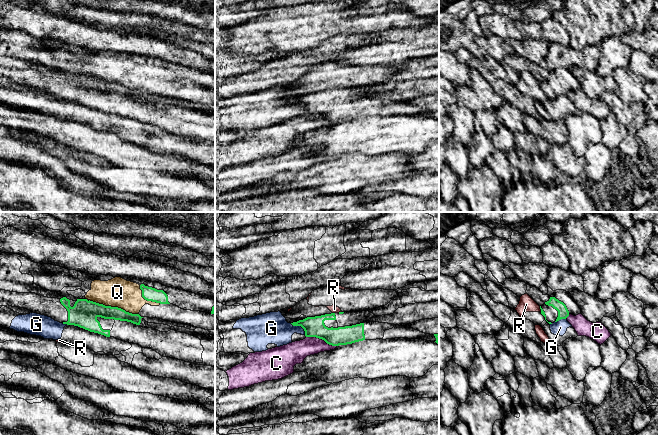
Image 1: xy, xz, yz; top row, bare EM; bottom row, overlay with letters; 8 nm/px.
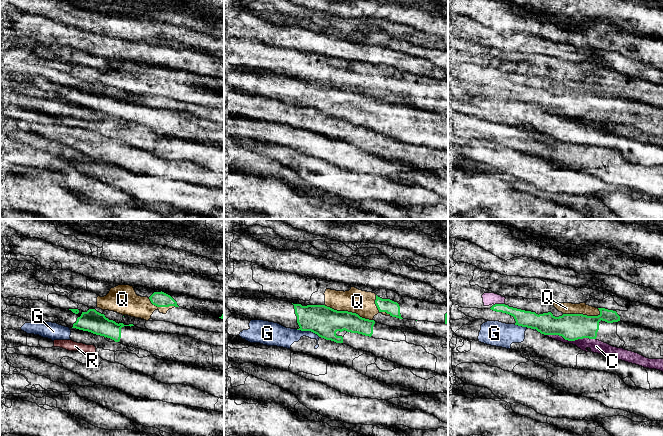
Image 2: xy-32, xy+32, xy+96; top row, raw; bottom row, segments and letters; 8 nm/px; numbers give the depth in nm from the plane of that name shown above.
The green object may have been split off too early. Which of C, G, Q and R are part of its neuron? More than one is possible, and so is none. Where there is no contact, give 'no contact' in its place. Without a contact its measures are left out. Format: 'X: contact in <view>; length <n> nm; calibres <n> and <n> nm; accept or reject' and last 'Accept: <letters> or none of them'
C: contact in xz; length 260 nm; calibres 160 and 180 nm; reject
G: contact in xz; length 160 nm; calibres 160 and 260 nm; reject
Q: contact in xy; length 420 nm; calibres 220 and 240 nm; reject
R: contact in xz; length 30 nm; calibres 160 and 60 nm; reject
Accept: none of them

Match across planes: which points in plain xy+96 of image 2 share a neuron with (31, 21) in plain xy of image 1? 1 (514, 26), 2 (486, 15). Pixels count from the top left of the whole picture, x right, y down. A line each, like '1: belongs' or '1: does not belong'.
1: does not belong
2: does not belong

